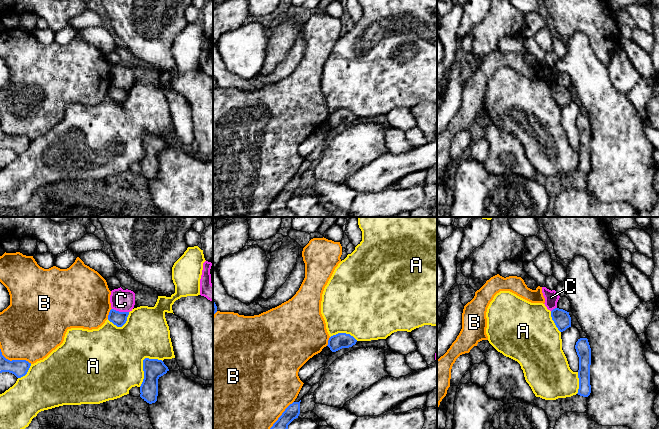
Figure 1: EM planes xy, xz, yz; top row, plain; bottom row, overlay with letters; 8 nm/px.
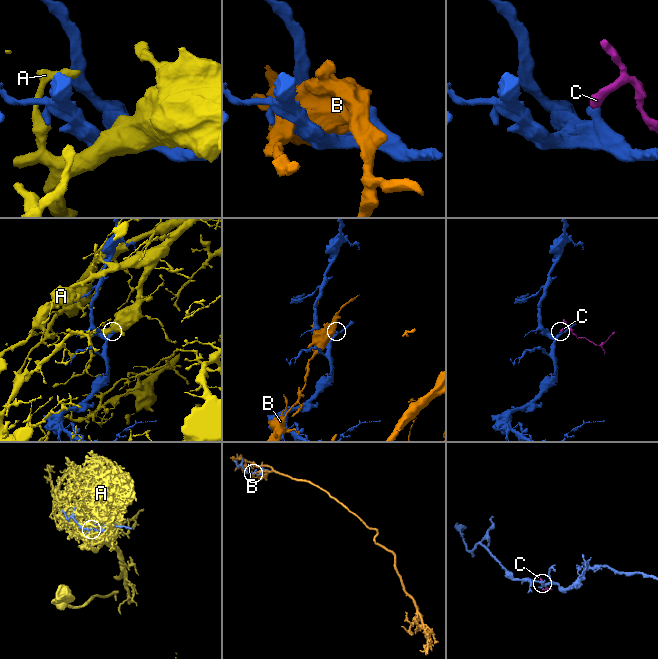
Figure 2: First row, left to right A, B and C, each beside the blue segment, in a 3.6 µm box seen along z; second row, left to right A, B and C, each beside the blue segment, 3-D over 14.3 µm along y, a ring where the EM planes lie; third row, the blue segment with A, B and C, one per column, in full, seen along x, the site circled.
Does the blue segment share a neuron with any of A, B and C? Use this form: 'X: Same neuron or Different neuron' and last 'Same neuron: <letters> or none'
A: Different neuron
B: Different neuron
C: Different neuron
Same neuron: none

